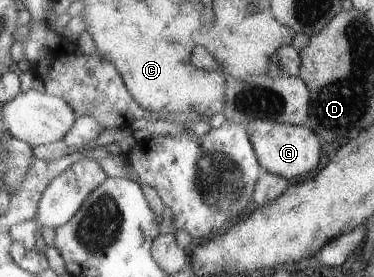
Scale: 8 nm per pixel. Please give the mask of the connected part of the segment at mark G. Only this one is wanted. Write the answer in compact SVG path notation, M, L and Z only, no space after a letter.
M266 119L246 122L245 131L254 151L256 162L263 171L276 174L286 180L298 180L312 174L320 160L320 145L314 132L303 125L289 125Z

